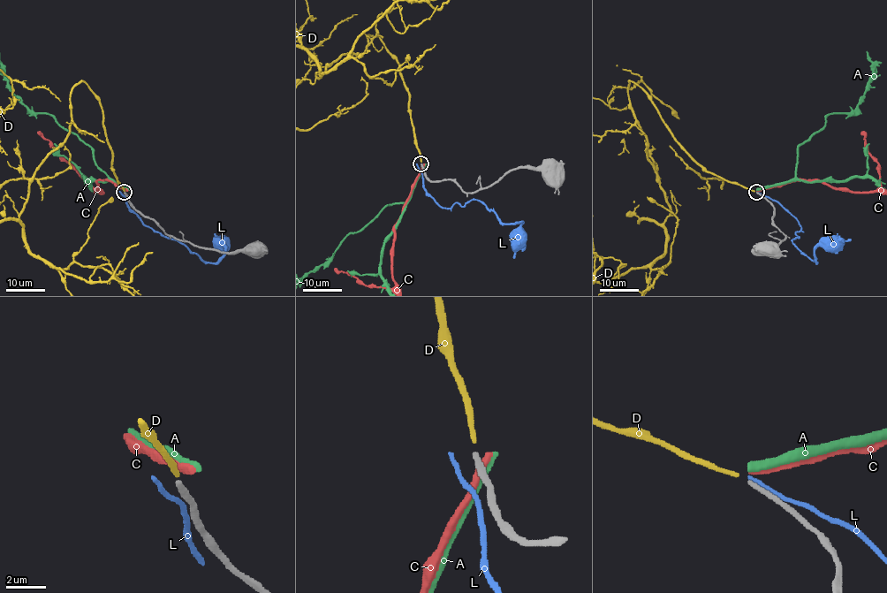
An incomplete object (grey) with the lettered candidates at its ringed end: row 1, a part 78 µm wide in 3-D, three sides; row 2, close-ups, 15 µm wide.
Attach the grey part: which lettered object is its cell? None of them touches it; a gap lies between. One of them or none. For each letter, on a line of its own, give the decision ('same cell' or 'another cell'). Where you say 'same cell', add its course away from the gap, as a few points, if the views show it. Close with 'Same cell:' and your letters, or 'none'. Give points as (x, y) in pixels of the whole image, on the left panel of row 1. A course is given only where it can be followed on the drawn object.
A: another cell
C: another cell
D: same cell
L: another cell
Same cell: D

